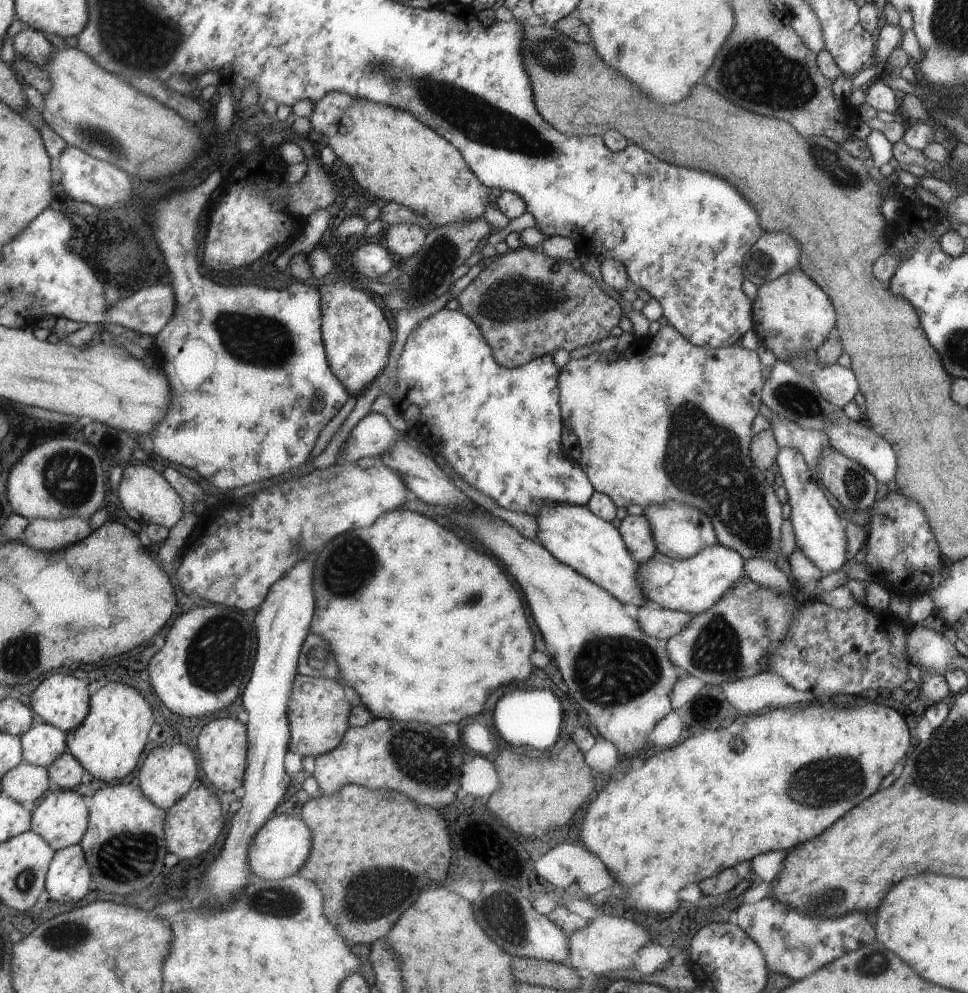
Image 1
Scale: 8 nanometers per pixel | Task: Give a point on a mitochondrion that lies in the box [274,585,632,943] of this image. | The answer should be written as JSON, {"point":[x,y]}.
{"point":[420,758]}

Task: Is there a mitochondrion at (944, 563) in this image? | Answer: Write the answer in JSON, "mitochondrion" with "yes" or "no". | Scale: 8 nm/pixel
{"mitochondrion":"no"}

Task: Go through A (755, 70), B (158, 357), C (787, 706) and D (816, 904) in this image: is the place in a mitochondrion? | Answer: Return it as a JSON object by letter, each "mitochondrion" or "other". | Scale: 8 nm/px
{"A":"mitochondrion","B":"other","C":"other","D":"mitochondrion"}

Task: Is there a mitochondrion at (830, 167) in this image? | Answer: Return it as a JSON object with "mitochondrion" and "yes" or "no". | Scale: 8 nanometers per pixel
{"mitochondrion":"yes"}

